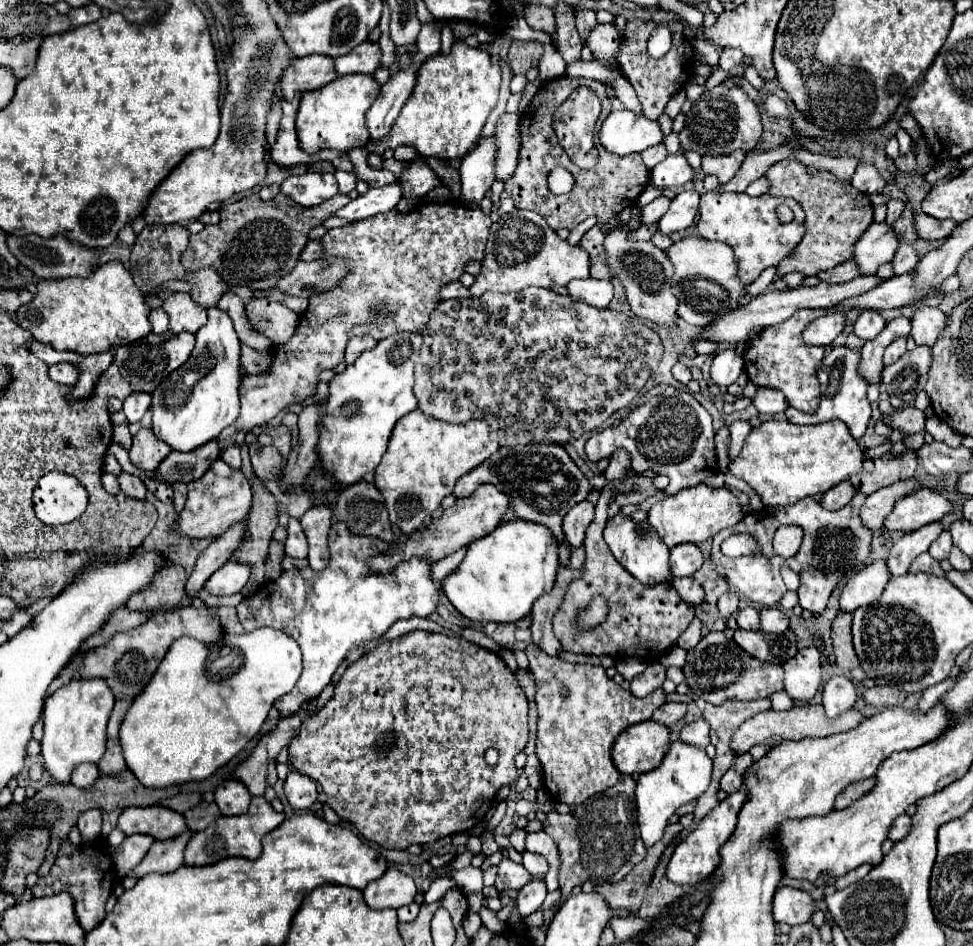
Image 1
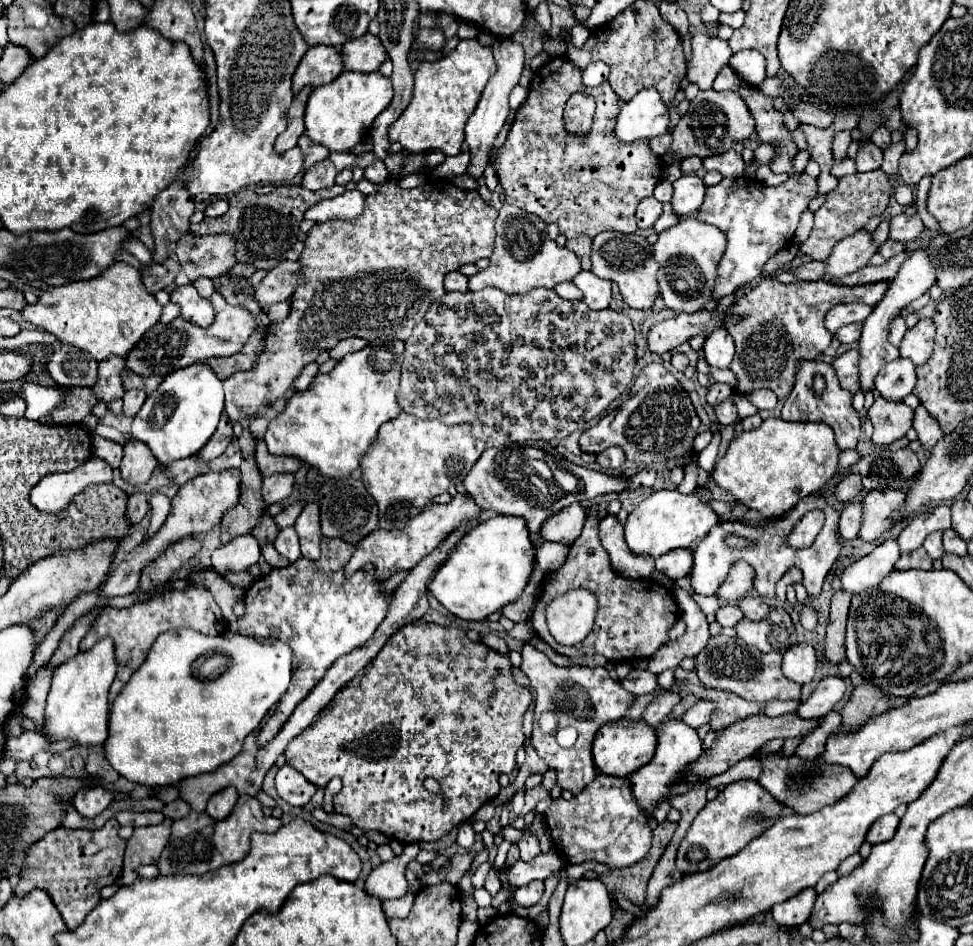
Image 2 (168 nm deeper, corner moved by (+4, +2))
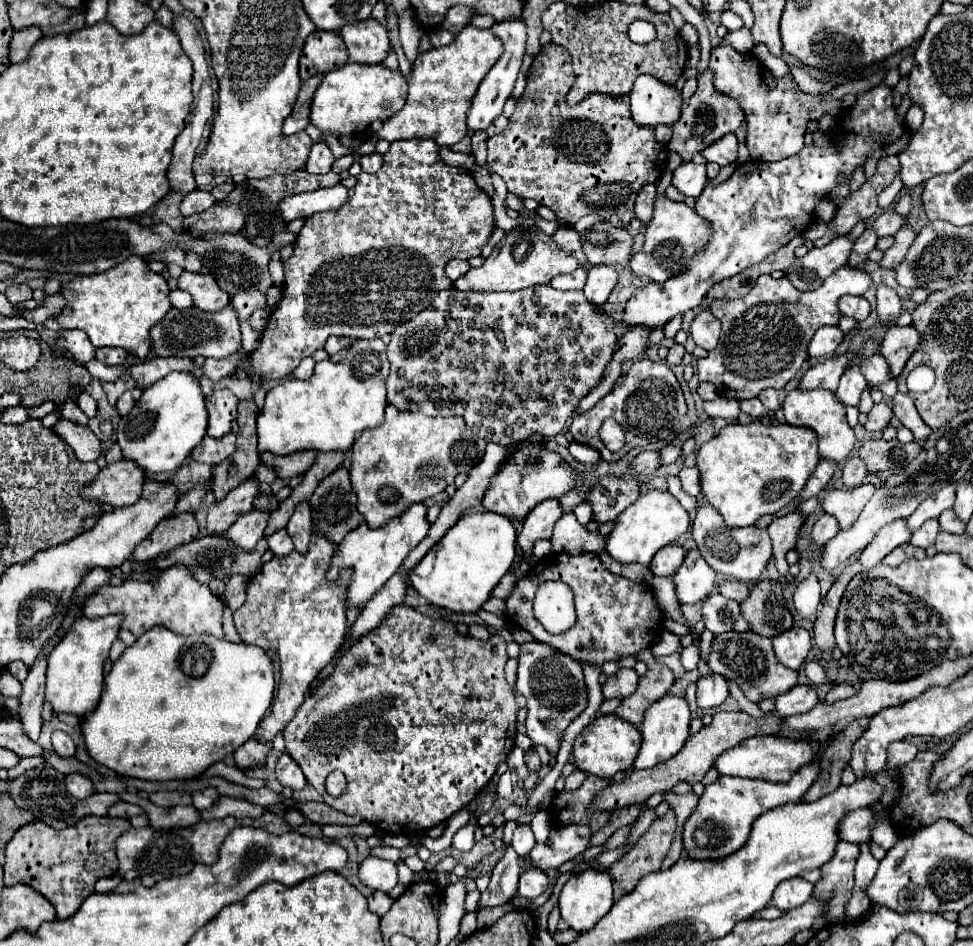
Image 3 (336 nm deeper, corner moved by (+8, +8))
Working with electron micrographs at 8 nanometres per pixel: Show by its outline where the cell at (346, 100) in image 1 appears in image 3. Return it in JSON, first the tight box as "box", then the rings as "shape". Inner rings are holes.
{"box":[311,64,407,134],"shape":[[[351,64],[329,72],[315,90],[311,102],[311,124],[321,132],[359,134],[375,120],[387,120],[405,106],[407,82],[399,70],[389,70],[383,64]]]}

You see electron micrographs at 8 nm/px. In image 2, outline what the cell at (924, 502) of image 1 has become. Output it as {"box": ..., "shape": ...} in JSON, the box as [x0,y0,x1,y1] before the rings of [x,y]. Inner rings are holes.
{"box":[859,490,905,542],"shape":[[[871,490],[863,496],[863,524],[859,528],[859,538],[865,542],[875,542],[889,530],[889,516],[895,508],[905,502],[905,494],[899,490]]]}

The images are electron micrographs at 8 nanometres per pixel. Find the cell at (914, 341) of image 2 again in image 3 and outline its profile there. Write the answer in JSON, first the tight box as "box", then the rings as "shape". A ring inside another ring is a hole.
{"box":[881,326,921,378],"shape":[[[891,326],[883,336],[883,350],[881,354],[891,362],[891,370],[895,378],[905,368],[909,356],[917,350],[921,342],[921,336],[915,326]]]}

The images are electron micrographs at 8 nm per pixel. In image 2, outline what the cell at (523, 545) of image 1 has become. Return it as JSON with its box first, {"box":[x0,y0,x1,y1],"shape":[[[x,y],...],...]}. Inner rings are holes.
{"box":[427,516,535,620],"shape":[[[495,516],[473,526],[453,548],[445,564],[435,572],[427,590],[455,616],[463,620],[485,620],[495,610],[515,602],[535,564],[535,548],[523,518]]]}

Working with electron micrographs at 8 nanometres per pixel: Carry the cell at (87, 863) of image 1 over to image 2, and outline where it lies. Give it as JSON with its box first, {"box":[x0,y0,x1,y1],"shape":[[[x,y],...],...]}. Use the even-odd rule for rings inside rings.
{"box":[13,818,127,930],"shape":[[[115,818],[107,820],[99,830],[67,830],[63,826],[55,828],[27,850],[19,884],[13,888],[13,892],[15,896],[25,896],[33,888],[45,890],[63,916],[65,926],[75,930],[101,902],[101,888],[121,878],[125,846],[127,840],[119,838],[119,822]]]}

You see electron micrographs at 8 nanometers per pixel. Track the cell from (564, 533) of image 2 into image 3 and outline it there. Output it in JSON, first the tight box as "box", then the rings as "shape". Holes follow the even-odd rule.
{"box":[517,500,563,582],"shape":[[[547,500],[539,506],[535,506],[535,510],[531,510],[531,514],[525,518],[523,522],[523,530],[519,532],[517,544],[521,548],[521,562],[517,566],[517,582],[527,576],[529,564],[531,564],[531,556],[533,556],[533,544],[537,540],[551,540],[553,536],[553,528],[557,524],[557,520],[563,516],[563,506],[559,504],[559,500]]]}

